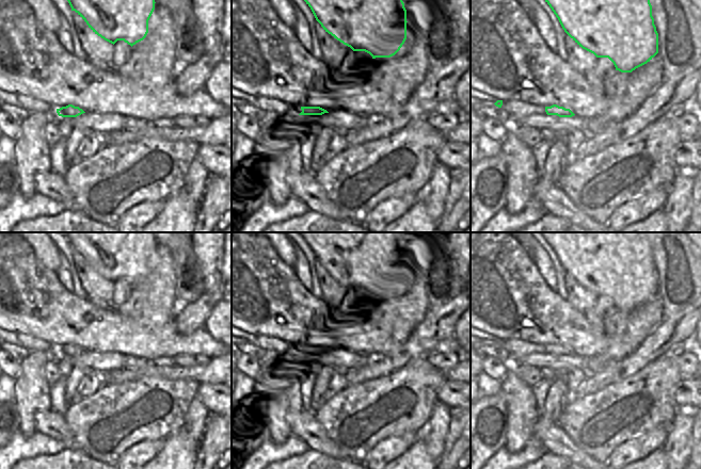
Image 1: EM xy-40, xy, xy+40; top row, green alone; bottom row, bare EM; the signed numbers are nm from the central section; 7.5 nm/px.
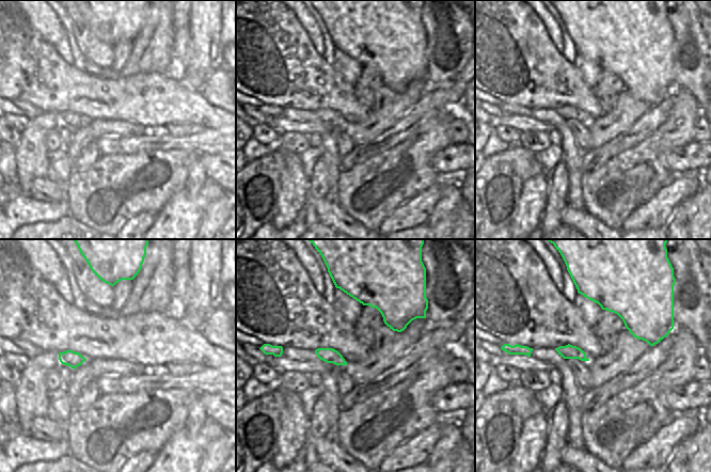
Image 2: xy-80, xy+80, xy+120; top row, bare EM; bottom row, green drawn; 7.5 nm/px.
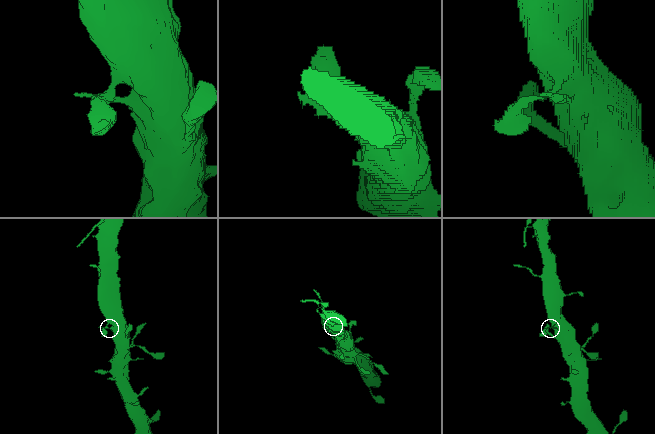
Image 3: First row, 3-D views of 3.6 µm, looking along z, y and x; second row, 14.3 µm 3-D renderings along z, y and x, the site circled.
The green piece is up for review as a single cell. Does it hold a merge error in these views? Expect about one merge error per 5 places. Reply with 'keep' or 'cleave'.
keep

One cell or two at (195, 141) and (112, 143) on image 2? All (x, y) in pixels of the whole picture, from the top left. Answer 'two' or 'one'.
one

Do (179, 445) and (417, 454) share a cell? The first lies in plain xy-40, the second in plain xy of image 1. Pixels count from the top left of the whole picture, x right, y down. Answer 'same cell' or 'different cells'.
same cell

